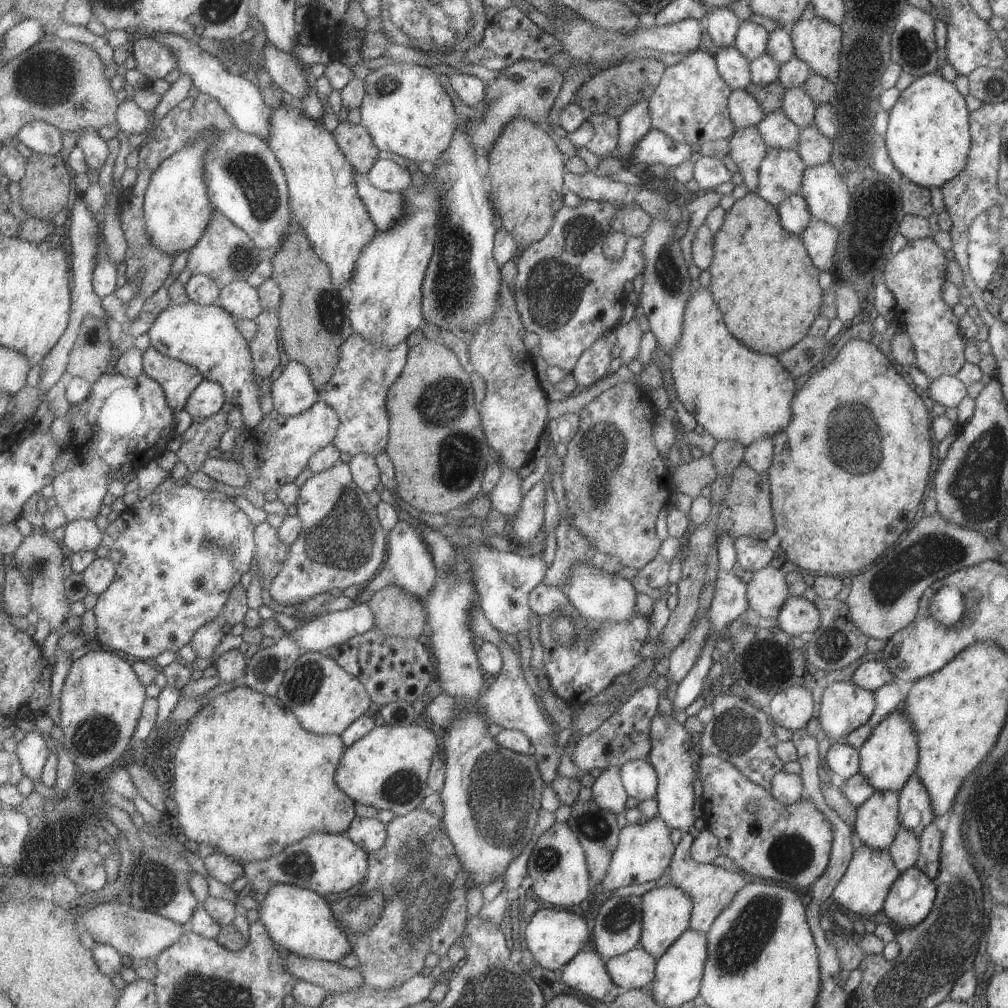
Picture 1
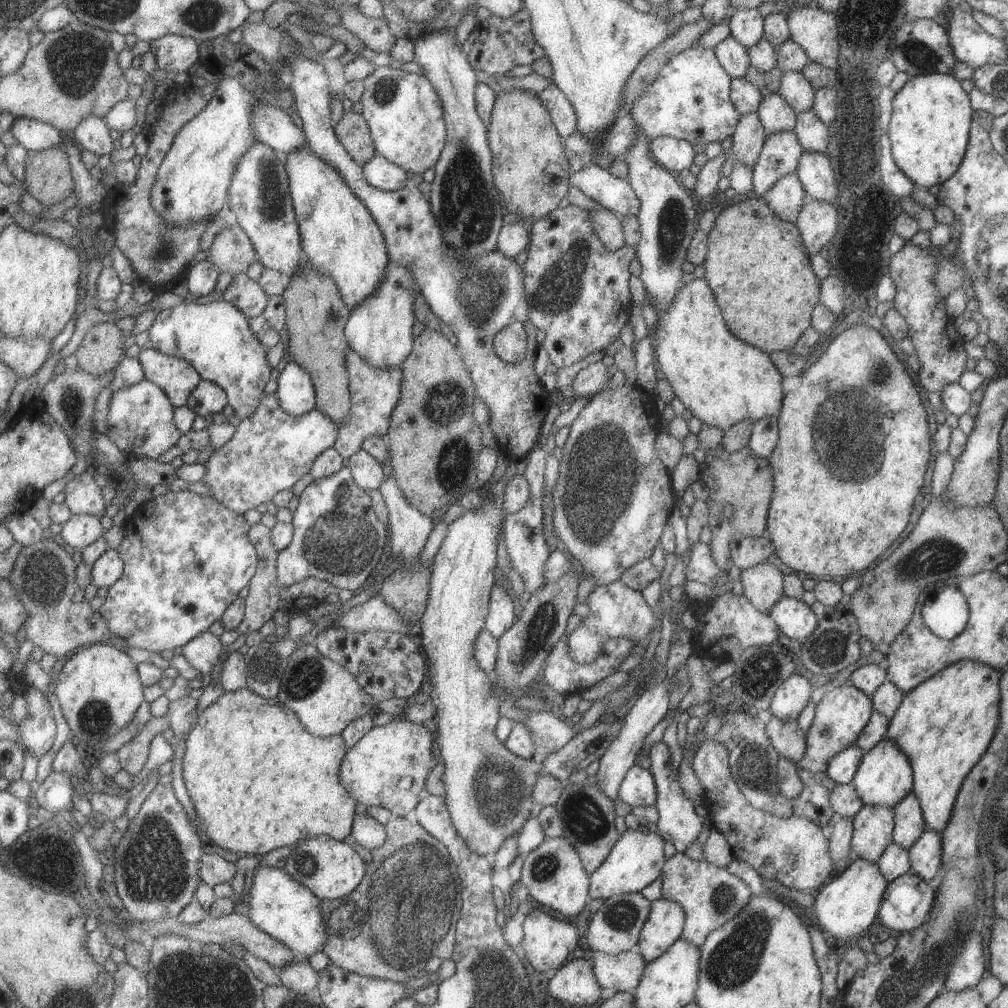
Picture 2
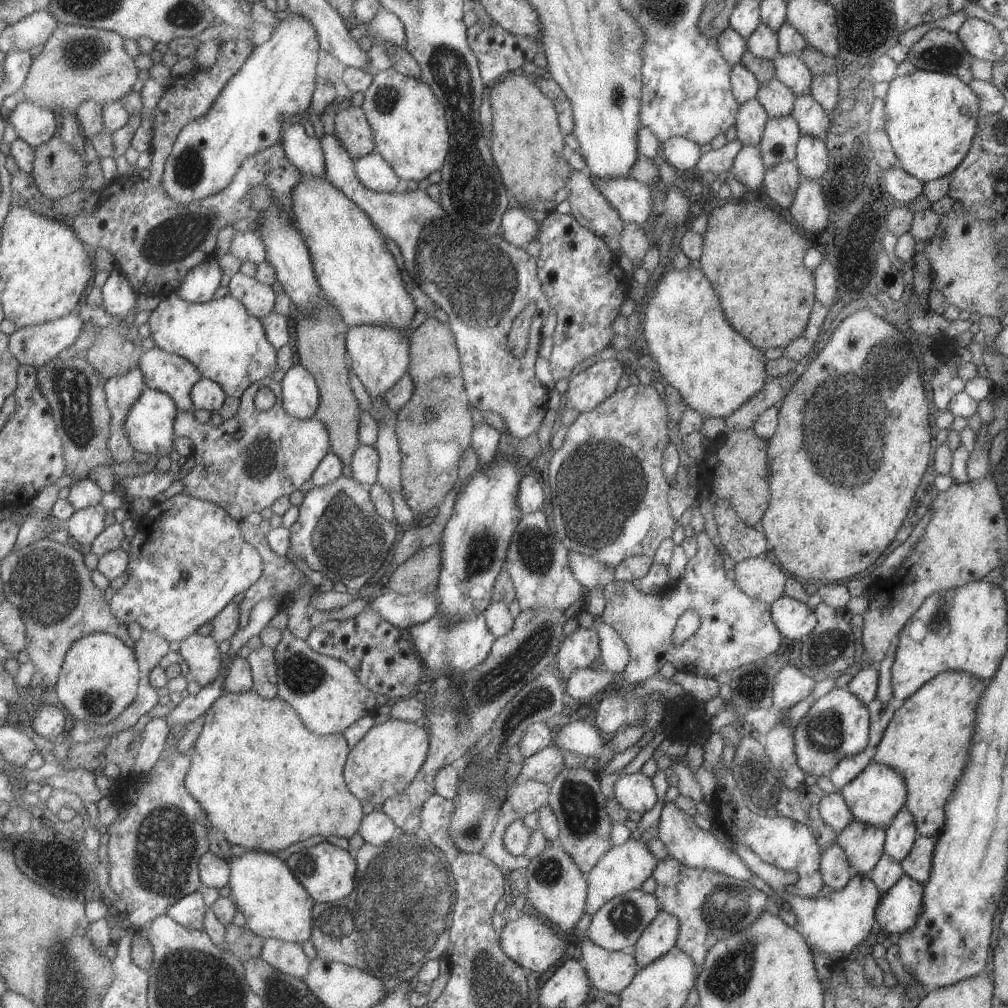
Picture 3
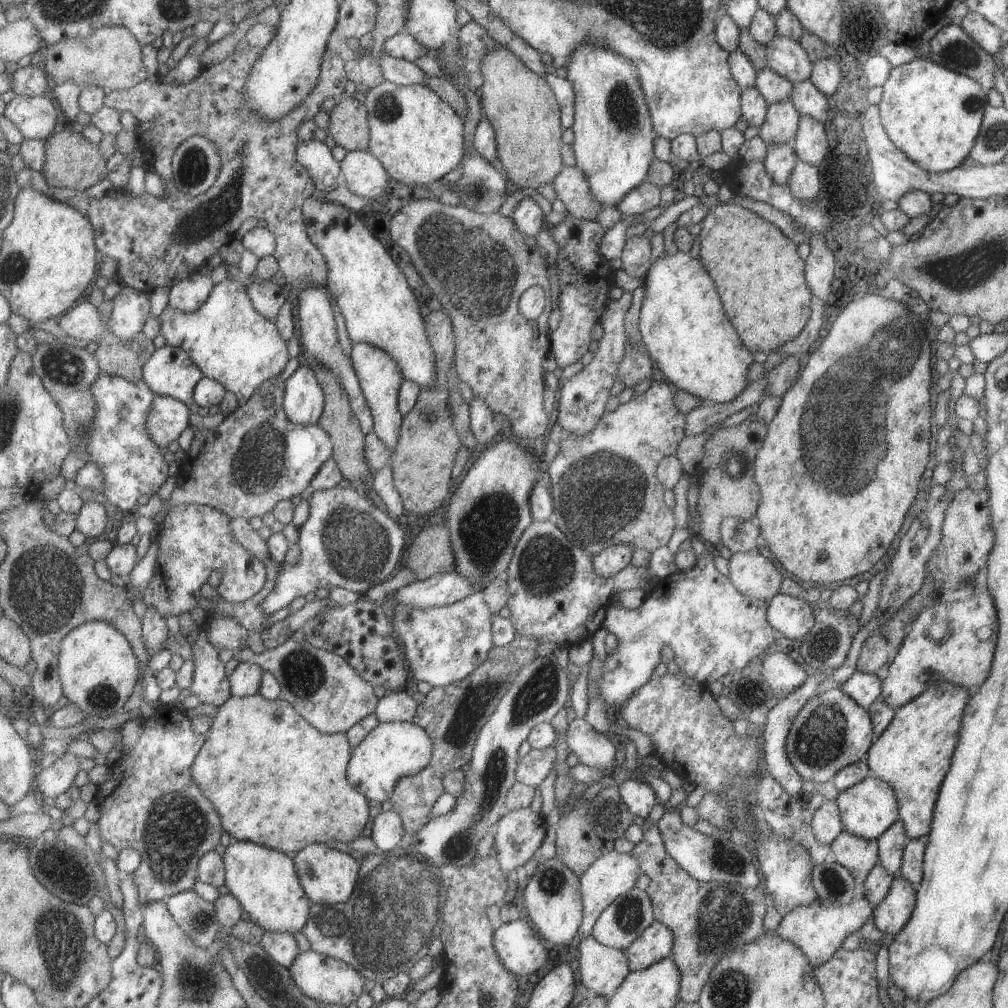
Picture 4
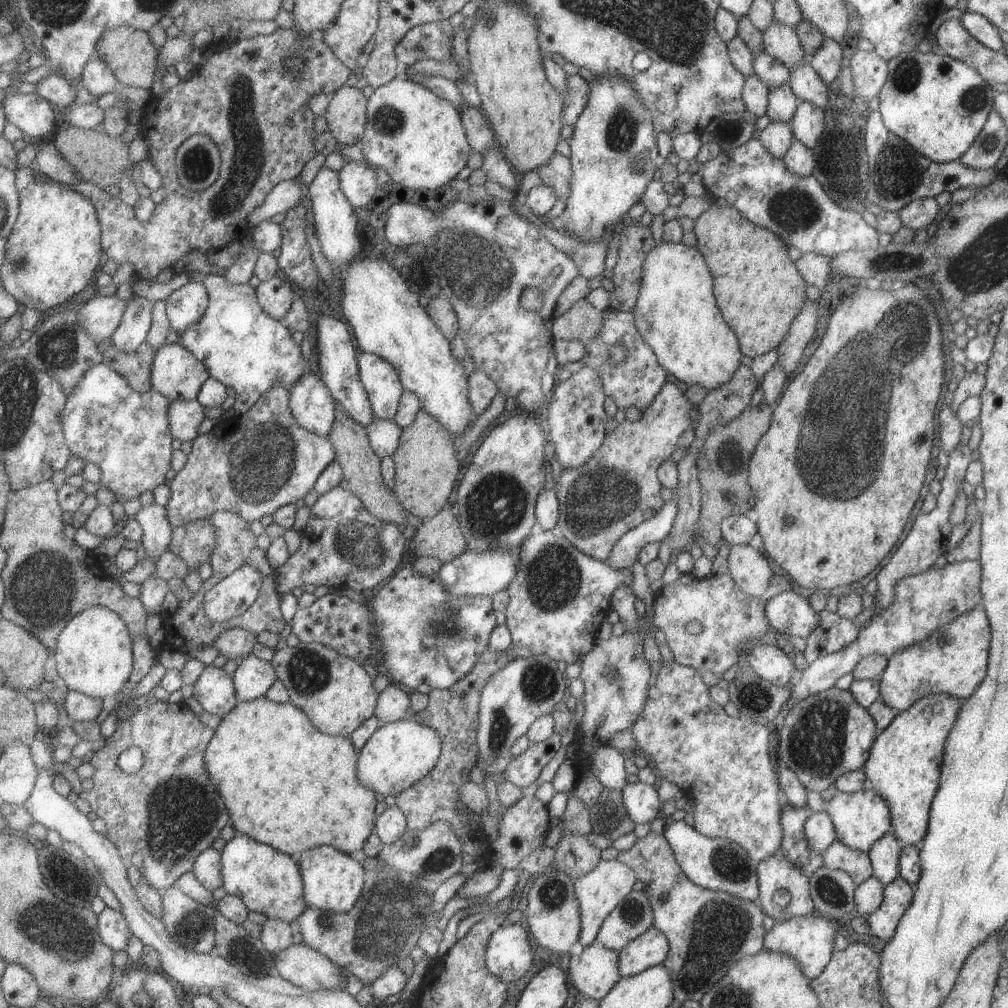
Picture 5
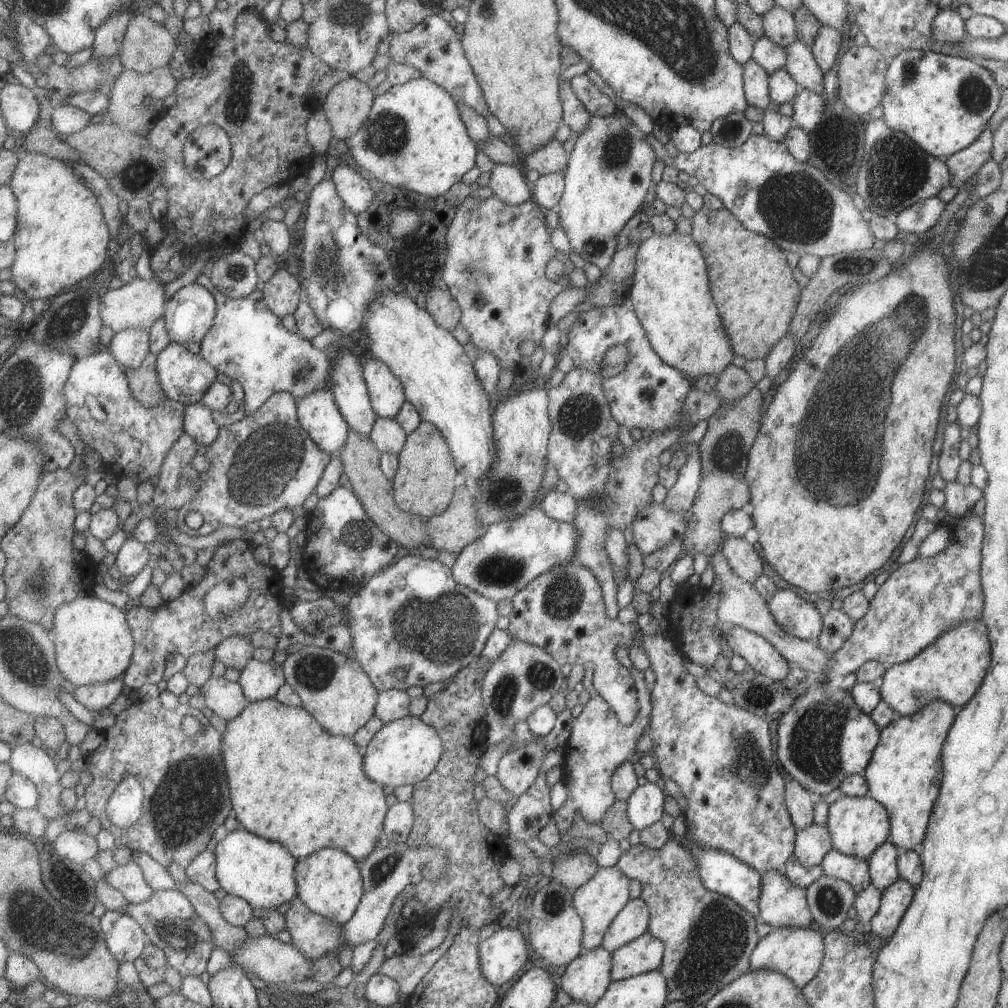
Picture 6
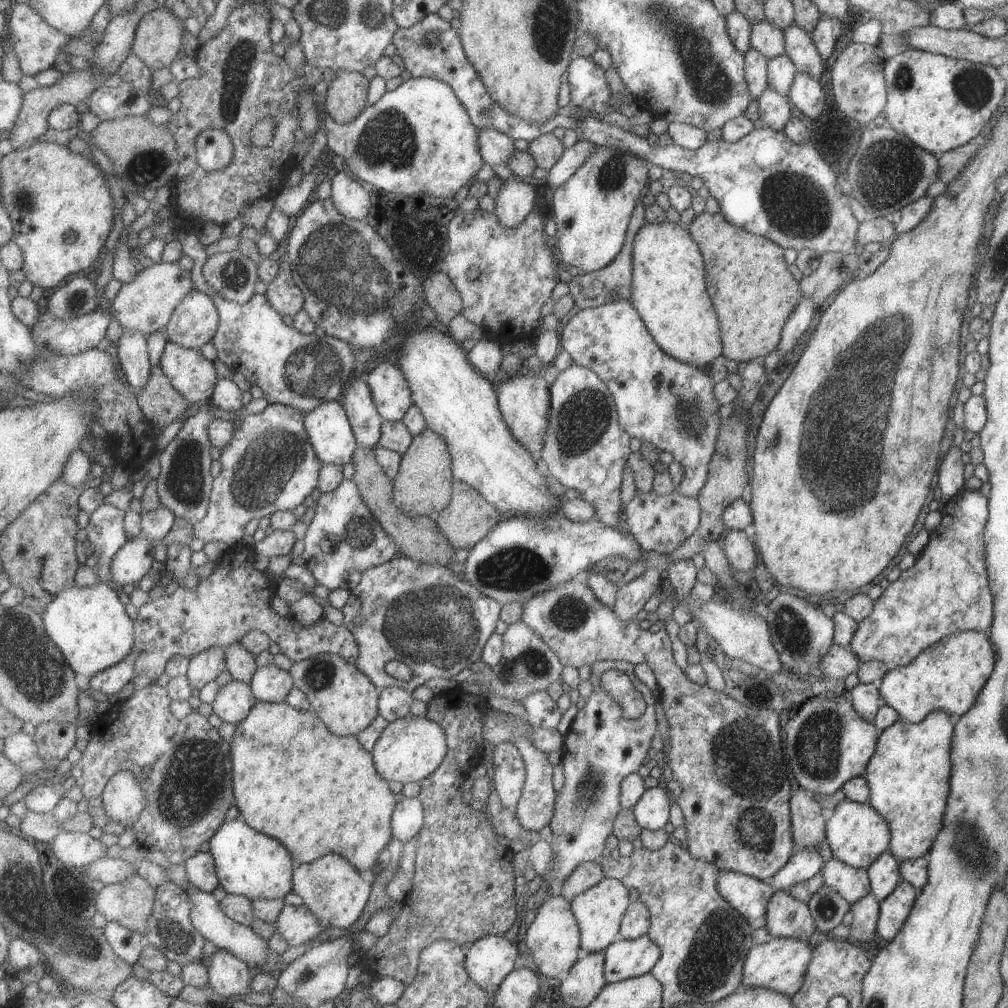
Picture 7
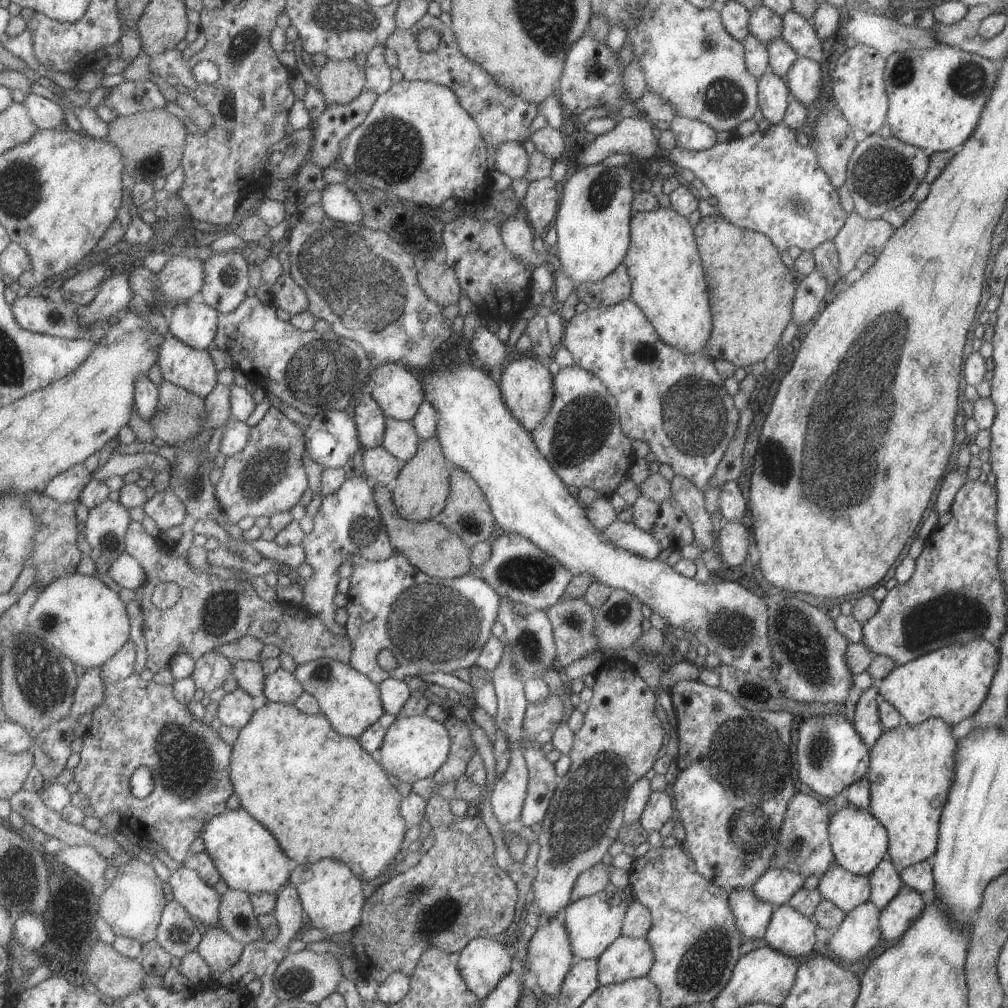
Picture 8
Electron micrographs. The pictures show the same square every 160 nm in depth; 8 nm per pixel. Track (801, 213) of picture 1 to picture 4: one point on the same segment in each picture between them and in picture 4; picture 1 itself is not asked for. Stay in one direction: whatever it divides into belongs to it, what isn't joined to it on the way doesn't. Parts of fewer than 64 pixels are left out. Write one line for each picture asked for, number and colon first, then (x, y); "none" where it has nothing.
2: (784, 199)
3: (780, 181)
4: (779, 158)

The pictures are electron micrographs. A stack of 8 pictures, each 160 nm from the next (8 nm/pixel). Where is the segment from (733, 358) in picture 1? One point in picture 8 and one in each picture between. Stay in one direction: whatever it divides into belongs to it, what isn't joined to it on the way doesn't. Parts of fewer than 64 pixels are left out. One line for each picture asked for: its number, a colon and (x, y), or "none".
2: (720, 380)
3: (715, 370)
4: (681, 323)
5: (675, 314)
6: (671, 297)
7: (668, 291)
8: (667, 282)

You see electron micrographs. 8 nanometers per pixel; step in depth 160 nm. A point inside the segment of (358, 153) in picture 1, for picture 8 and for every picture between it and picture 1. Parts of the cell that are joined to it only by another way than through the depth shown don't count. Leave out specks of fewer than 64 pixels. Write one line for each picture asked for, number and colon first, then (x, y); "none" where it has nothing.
2: (353, 130)
3: (352, 127)
4: (350, 126)
5: (347, 114)
6: (349, 103)
7: (348, 96)
8: (342, 82)

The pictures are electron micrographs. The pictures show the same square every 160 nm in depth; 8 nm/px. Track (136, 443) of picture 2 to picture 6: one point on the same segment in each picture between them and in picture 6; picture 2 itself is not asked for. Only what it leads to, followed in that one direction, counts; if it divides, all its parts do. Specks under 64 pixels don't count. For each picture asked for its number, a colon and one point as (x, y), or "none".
3: (151, 424)
4: (169, 417)
5: (186, 416)
6: (199, 422)

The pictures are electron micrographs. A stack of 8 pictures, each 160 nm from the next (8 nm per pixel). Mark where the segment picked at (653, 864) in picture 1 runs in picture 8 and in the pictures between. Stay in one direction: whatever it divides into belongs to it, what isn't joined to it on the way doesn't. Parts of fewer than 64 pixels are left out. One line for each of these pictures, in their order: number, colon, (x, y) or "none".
2: (635, 861)
3: (623, 868)
4: (612, 874)
5: (599, 891)
6: (597, 901)
7: (598, 910)
8: (593, 922)

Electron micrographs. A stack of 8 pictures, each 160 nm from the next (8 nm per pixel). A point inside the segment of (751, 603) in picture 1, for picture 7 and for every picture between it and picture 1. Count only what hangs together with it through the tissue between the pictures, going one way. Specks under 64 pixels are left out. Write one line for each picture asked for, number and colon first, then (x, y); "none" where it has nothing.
2: (762, 584)
3: (758, 578)
4: (752, 575)
5: (747, 567)
6: (743, 560)
7: (741, 555)

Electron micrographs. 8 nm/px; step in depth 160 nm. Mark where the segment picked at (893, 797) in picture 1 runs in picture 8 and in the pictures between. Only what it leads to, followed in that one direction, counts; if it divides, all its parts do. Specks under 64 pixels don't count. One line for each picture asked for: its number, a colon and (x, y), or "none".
2: (872, 827)
3: (862, 844)
4: (857, 856)
5: (855, 864)
6: (836, 865)
7: (851, 883)
8: (845, 890)

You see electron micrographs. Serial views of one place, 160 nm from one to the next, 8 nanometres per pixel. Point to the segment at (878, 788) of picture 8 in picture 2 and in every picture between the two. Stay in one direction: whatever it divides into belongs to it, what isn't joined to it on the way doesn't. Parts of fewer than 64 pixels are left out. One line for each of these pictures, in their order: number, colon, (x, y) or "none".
2: (943, 725)
3: (926, 741)
4: (913, 753)
5: (903, 766)
6: (903, 773)
7: (907, 776)

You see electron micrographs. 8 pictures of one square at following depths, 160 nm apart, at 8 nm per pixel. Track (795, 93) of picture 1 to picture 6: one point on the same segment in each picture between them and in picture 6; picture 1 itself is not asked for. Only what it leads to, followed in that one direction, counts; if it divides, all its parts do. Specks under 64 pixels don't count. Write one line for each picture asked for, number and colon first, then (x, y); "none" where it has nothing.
2: (794, 88)
3: (788, 69)
4: (784, 56)
5: (781, 42)
6: (778, 25)

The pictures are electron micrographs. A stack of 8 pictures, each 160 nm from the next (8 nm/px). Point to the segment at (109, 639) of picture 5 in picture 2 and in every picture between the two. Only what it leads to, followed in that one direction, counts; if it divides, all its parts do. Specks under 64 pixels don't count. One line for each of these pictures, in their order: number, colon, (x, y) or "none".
2: (100, 689)
3: (100, 679)
4: (99, 670)

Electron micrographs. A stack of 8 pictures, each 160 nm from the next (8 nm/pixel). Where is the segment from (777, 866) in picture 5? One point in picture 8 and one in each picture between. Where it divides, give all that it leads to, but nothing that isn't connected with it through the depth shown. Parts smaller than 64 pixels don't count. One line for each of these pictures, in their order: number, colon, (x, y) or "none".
6: (781, 903)
7: (786, 916)
8: (789, 931)

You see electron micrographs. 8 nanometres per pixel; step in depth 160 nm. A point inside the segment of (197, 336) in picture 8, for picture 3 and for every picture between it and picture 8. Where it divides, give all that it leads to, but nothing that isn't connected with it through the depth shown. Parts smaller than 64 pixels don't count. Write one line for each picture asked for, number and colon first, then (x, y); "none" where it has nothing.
3: (201, 283)
4: (191, 294)
5: (187, 305)
6: (190, 313)
7: (196, 320)

